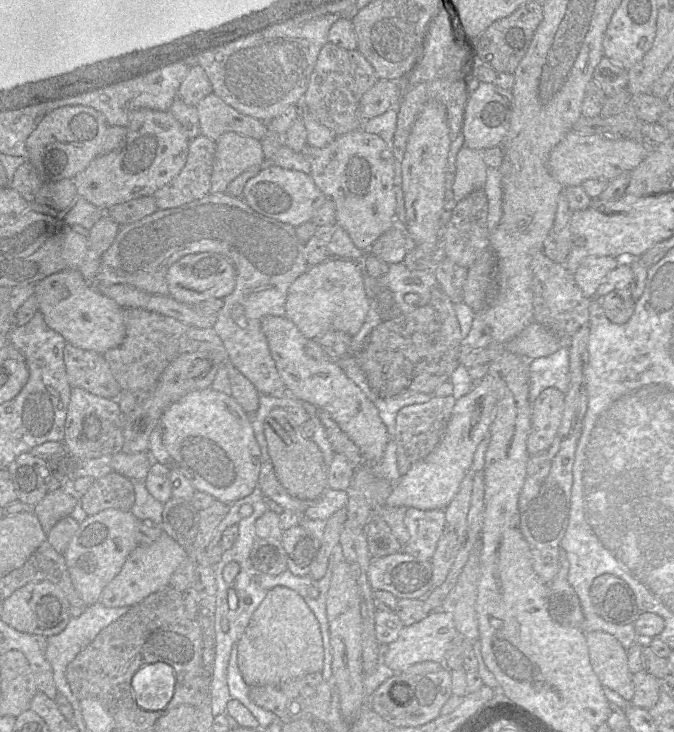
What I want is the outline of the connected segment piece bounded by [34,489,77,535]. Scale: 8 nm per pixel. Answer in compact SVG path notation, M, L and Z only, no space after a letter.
M62 489L49 492L37 505L34 514L38 518L41 528L48 535L55 524L69 516L75 508L76 499Z

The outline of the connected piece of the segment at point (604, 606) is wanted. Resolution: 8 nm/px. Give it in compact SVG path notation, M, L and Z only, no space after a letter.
M605 573L596 577L590 587L590 598L596 613L614 624L634 624L641 612L631 587L620 577Z

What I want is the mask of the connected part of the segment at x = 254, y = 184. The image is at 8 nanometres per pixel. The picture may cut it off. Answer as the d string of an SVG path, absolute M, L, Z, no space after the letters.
M272 165L248 180L242 198L256 212L298 227L311 221L315 211L327 197L316 186L310 174Z

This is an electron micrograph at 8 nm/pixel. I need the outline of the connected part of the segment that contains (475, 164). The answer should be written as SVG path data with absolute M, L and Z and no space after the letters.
M463 147L457 154L456 174L453 183L453 197L461 201L475 190L483 190L488 166L484 162L484 150Z

